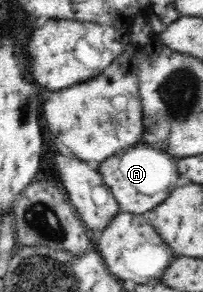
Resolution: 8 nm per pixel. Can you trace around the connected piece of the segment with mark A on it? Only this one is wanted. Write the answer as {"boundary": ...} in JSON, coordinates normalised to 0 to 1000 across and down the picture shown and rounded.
{"boundary":[[[709,486],[675,493],[675,500],[655,497],[655,507],[616,510],[601,521],[606,527],[586,521],[488,562],[502,613],[547,644],[601,726],[695,736],[759,719],[872,637],[872,616],[887,603],[872,568],[882,541],[833,534],[803,507]]]}

